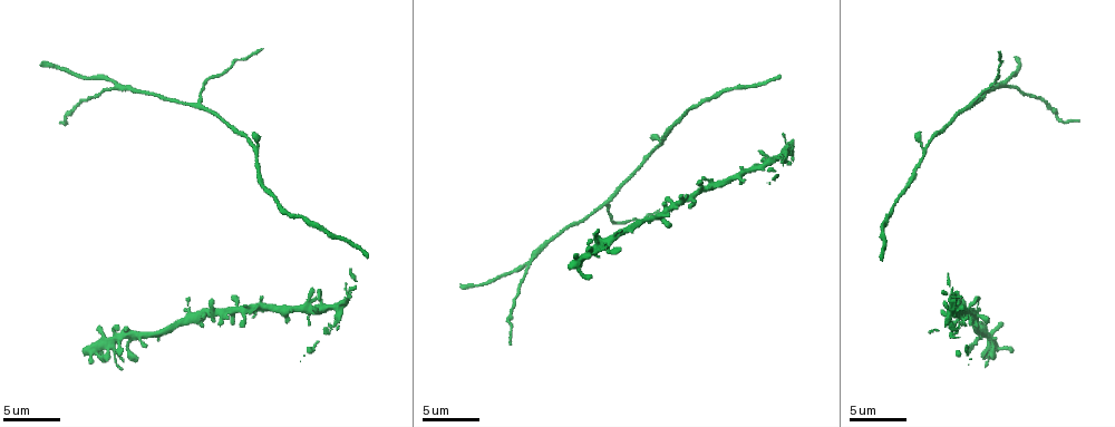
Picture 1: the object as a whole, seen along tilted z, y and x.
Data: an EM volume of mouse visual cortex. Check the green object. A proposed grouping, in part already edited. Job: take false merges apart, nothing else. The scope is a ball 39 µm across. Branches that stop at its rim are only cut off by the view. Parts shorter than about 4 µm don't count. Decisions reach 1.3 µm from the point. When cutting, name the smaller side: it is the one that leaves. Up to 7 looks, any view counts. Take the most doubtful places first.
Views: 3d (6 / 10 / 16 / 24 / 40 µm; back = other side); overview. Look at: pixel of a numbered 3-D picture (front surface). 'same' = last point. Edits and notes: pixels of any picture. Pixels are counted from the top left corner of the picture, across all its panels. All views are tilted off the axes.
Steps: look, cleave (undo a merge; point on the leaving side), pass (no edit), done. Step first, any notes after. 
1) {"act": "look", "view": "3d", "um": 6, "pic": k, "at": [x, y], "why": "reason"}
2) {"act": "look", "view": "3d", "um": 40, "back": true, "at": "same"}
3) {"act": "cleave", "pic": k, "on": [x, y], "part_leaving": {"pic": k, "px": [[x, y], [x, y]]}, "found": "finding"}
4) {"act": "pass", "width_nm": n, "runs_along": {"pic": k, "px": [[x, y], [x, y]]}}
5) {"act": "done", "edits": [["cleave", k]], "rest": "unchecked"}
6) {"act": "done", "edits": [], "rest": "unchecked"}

{"act": "look", "view": "3d", "um": 10, "pic": 1, "at": [534, 256], "why": "two arms in line, one across"}

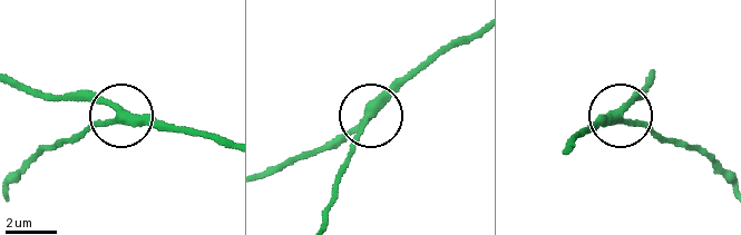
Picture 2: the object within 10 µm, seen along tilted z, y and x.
{"act": "pass", "width_nm": 290, "found": "all the same cell"}

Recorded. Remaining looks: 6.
{"act": "look", "view": "3d", "um": 6, "pic": 1, "at": [606, 202], "why": "thin arm on a thick one"}

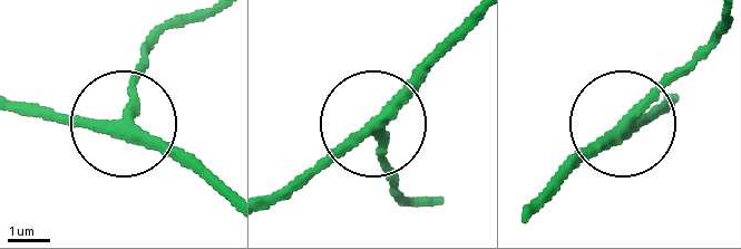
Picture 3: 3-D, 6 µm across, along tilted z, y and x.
{"act": "pass", "width_nm": 270, "runs_along": {"pic": 3, "px": [[223, 190], [126, 113], [156, 38]]}, "found": "continuous, no second cell"}

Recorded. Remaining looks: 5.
{"act": "look", "view": "3d", "um": 10, "pic": 1, "at": [917, 166], "why": "calibre changes"}

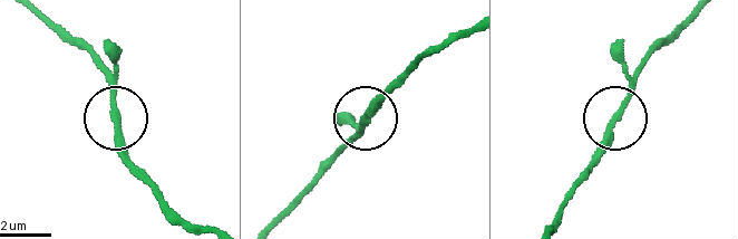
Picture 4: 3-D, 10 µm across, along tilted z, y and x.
{"act": "look", "view": "3d", "um": 10, "back": true, "pic": 4, "at": [617, 115]}

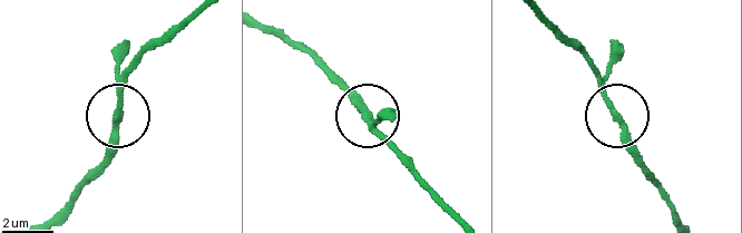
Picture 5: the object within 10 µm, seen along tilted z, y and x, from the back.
{"act": "pass", "found": "one cell here"}

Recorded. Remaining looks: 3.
{"act": "done", "edits": [], "rest": "unchecked"}

